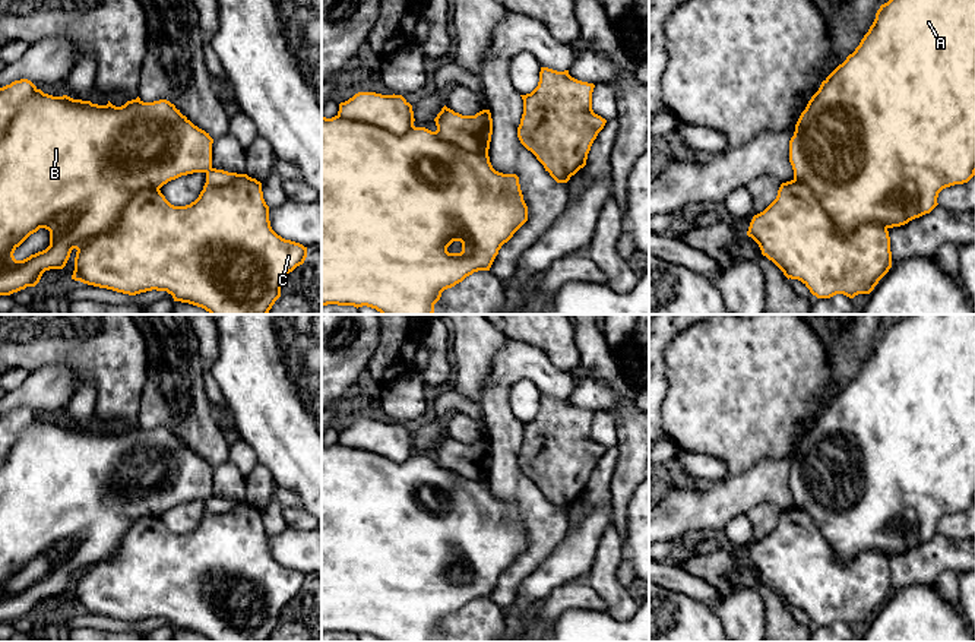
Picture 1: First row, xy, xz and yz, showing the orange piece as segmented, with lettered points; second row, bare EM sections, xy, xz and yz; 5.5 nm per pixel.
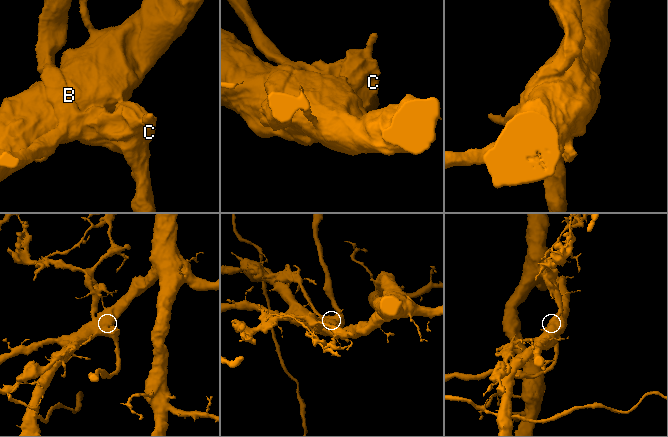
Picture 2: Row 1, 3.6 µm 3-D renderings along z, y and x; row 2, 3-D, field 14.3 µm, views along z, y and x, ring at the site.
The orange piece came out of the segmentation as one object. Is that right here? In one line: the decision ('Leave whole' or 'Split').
Split

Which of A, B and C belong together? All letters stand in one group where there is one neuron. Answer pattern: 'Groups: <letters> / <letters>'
Groups: A B / C

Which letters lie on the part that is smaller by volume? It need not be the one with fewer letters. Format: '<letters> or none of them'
C

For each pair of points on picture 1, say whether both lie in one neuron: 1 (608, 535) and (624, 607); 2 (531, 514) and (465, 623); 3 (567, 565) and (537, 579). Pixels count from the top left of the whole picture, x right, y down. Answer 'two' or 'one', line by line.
1: one
2: two
3: one

